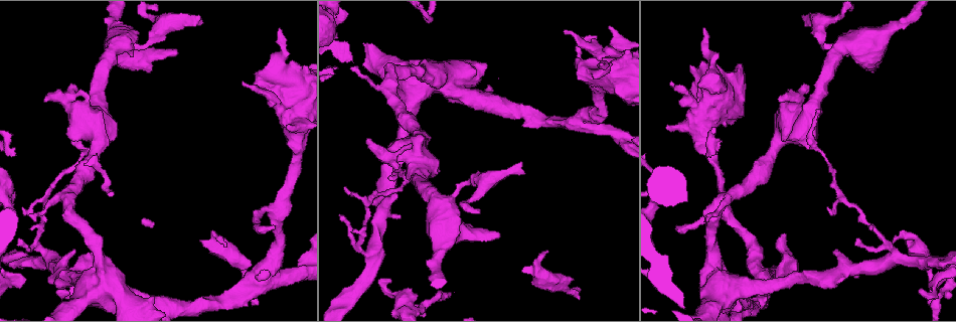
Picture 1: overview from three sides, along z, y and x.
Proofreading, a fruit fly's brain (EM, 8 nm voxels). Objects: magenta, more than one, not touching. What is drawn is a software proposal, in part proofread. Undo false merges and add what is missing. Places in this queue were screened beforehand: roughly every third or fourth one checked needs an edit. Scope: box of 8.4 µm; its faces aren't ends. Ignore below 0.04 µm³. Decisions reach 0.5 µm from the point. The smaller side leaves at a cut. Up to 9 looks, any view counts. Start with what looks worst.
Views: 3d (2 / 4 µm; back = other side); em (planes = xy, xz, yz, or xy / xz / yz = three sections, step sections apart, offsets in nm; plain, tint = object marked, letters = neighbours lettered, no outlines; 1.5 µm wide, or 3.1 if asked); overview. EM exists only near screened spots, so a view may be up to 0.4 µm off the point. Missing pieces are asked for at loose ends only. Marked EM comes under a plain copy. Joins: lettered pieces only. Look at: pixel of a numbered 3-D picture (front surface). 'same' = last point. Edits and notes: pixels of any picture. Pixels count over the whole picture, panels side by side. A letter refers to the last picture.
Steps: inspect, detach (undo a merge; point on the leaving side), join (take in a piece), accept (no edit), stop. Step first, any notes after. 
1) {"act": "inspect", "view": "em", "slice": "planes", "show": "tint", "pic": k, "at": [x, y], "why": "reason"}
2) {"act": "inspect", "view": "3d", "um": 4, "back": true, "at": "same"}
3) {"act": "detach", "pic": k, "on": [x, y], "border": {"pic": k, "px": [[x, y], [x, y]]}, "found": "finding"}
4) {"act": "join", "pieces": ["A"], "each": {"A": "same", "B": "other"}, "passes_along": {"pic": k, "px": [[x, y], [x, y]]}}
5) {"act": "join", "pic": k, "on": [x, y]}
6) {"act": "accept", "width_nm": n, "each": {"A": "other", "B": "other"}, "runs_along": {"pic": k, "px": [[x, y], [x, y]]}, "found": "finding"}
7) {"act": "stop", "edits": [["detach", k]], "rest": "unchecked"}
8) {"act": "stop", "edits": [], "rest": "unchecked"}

{"act": "inspect", "view": "em", "slice": "planes", "show": "letters", "pic": 1, "at": [524, 173], "why": "branch stops here"}

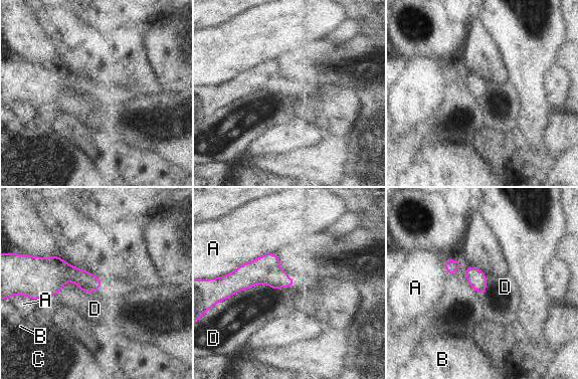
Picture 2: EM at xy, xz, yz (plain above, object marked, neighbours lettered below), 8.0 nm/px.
{"act": "accept", "width_nm": 140, "each": {"A": "other", "B": "other", "C": "other", "D": "other"}, "border": {"pic": 2, "px": [[271, 288], [256, 283], [225, 300]]}, "found": "none of them fits"}

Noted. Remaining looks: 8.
{"act": "inspect", "view": "3d", "um": 4, "pic": 1, "at": [441, 79]}

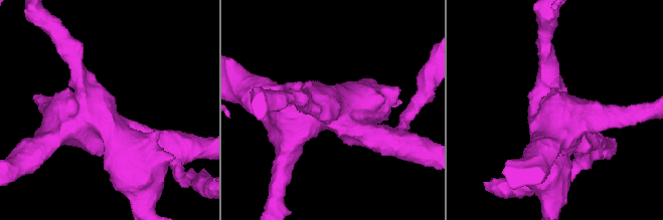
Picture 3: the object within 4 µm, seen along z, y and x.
{"act": "inspect", "view": "em", "slice": "planes", "show": "letters", "pic": 3, "at": [334, 108], "why": "need the tissue"}

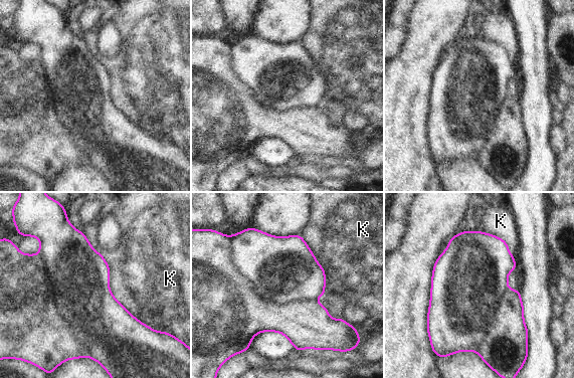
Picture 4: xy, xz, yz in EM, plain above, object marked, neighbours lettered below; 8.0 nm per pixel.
{"act": "detach", "pic": 4, "on": [80, 286], "each": {"K": "other"}, "border": {"pic": 4, "px": [[38, 254], [57, 312], [88, 356]]}, "found": "two neurons meet here"}

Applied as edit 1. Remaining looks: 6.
{"act": "inspect", "view": "overview", "why": "redraw"}

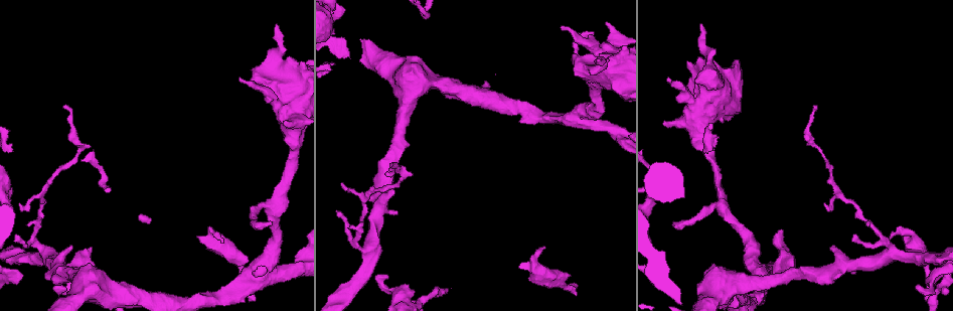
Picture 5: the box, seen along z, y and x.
{"act": "inspect", "view": "em", "slice": "planes", "show": "letters", "pic": 5, "at": [17, 243], "why": "tapers out"}

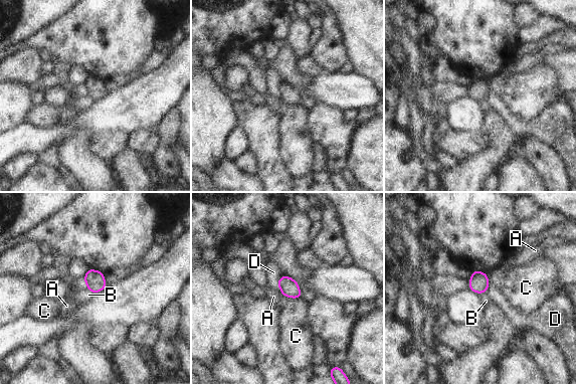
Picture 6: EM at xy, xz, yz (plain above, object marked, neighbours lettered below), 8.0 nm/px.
{"act": "accept", "each": {"A": "other", "B": "other", "C": "other", "D": "other"}, "found": "none of them fits"}

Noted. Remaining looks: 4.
{"act": "inspect", "view": "3d", "um": 2, "pic": 5, "at": [598, 84], "why": "arms part here"}

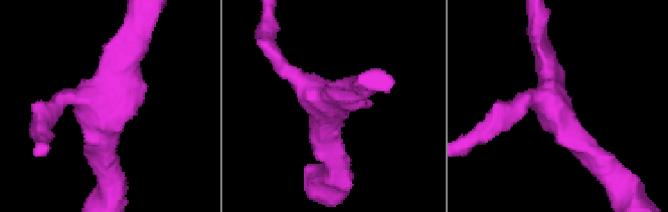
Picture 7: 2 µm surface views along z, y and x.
{"act": "inspect", "view": "em", "slice": "yz", "step": 8, "show": "letters", "pic": 7, "at": [331, 98], "why": "shape alone is not enough"}

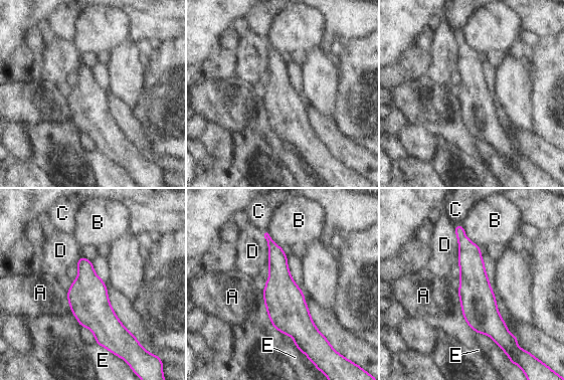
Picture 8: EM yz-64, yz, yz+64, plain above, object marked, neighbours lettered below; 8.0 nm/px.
{"act": "accept", "each": {"A": "other", "B": "other", "C": "other", "D": "other", "E": "other"}, "border": {"pic": 8, "px": [[262, 291], [268, 319], [283, 334]]}, "found": "all the same neuron"}

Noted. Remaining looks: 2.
{"act": "stop", "edits": [["detach", 4]], "rest": "unchecked"}

